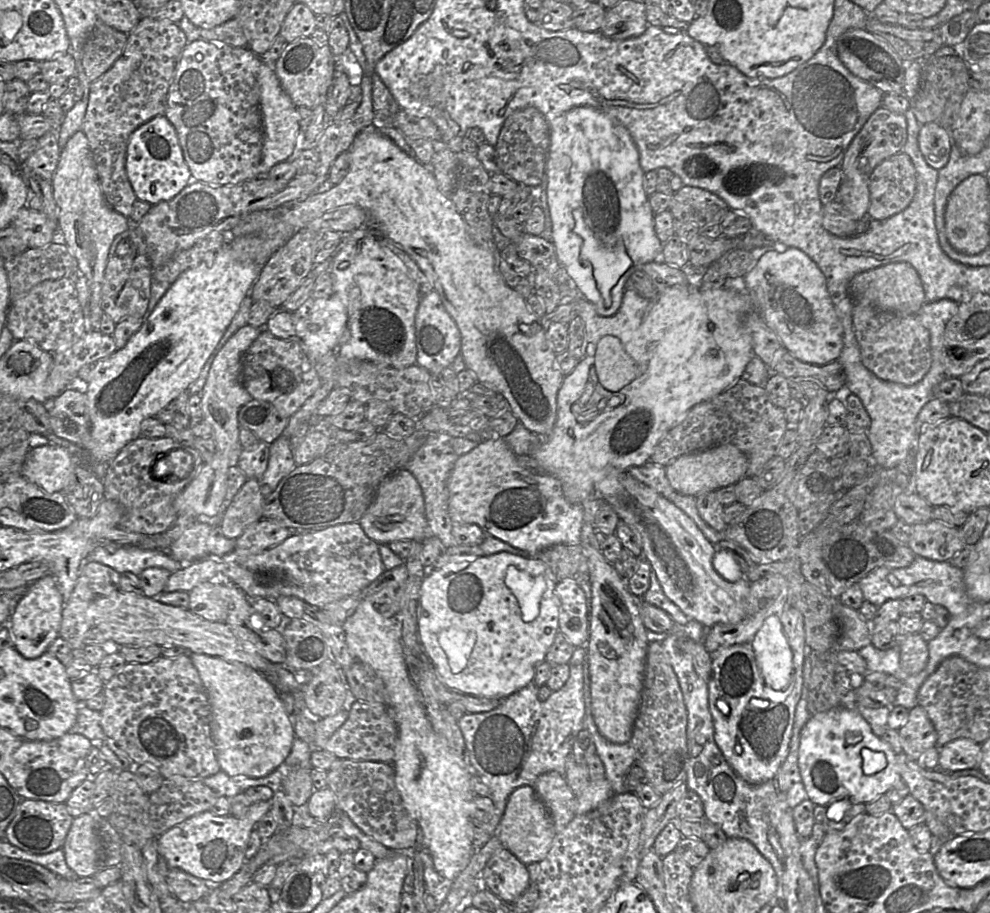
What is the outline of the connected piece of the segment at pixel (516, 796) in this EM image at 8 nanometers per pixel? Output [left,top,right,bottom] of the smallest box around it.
[494,785,555,865]

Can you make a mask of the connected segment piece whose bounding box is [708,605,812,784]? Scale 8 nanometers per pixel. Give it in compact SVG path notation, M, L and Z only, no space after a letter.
M786 605L780 620L793 652L793 680L786 689L773 690L765 683L752 644L716 651L708 681L715 741L736 773L752 784L773 780L788 755L796 707L802 696L804 663L812 651L806 644L803 614L797 608Z

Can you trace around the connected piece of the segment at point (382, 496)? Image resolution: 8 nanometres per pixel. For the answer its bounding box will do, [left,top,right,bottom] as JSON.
[360,469,432,545]

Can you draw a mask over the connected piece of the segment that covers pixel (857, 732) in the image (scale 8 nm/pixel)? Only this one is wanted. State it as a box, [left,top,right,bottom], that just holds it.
[798,706,903,805]

